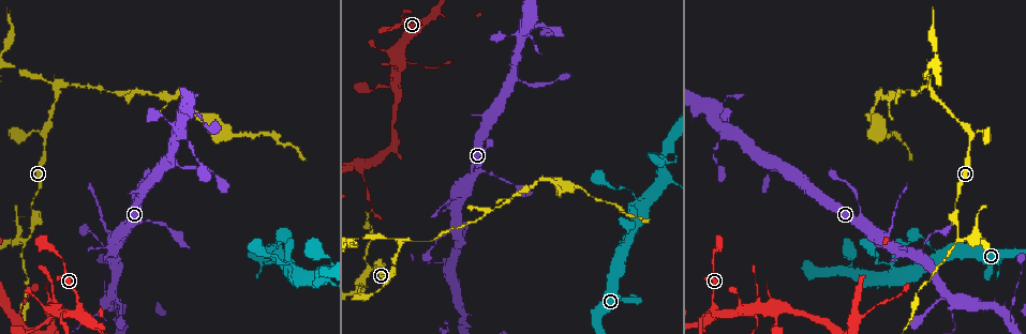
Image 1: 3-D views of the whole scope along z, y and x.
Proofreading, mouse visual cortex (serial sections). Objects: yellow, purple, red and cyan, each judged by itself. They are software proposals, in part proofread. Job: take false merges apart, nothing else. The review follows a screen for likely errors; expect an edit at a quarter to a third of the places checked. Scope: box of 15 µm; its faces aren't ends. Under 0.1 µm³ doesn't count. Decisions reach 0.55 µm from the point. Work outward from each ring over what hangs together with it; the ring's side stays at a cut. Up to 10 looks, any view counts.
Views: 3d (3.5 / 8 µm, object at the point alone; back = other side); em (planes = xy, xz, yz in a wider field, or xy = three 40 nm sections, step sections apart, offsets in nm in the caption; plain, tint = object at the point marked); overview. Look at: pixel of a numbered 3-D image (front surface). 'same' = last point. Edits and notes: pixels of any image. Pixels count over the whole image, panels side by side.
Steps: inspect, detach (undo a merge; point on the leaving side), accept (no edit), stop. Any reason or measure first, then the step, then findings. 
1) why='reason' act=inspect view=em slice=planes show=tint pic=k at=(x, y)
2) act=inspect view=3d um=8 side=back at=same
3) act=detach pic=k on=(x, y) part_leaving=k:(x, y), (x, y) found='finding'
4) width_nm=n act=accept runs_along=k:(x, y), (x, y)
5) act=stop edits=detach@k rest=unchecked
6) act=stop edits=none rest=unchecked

why='arms part here' act=inspect view=3d um=3.5 pic=1 at=(928, 89)

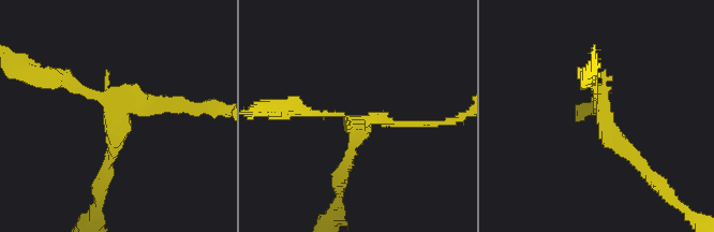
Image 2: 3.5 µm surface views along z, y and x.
arms=3 arm_widths_nm=100,100,150 why='need the tissue' act=inspect view=em slice=xy step=5 show=tint pic=2 at=(354, 121)

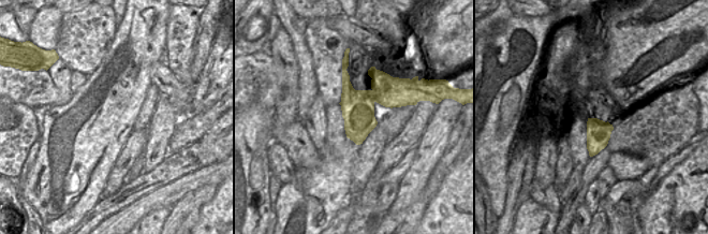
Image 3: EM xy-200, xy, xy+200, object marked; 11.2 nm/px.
width_nm=380 act=detach pic=2 on=(165, 105) part_leaving=2:(124, 111), (142, 100), (221, 111) found='two cells meet here'

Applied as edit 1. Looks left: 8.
why='see it whole again' act=inspect view=overview

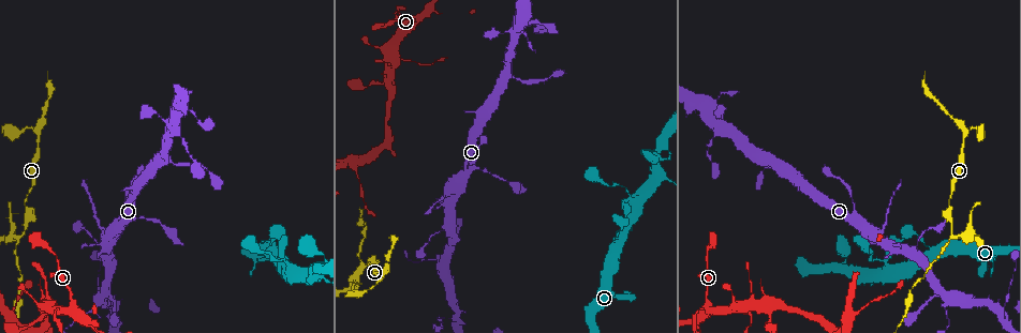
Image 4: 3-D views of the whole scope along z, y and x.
act=inspect view=3d um=3.5 pic=4 at=(951, 237)

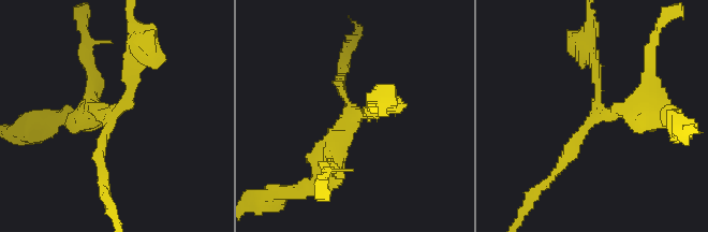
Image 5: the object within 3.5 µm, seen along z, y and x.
arms=3 arm_widths_nm=150,200,350 why='need the tissue' act=inspect view=em slice=planes show=plain pic=5 at=(598, 115)

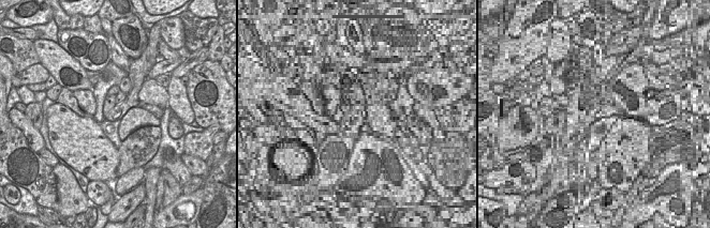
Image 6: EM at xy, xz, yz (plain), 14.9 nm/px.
why='where the object lies' act=inspect view=em slice=planes show=tint at=same

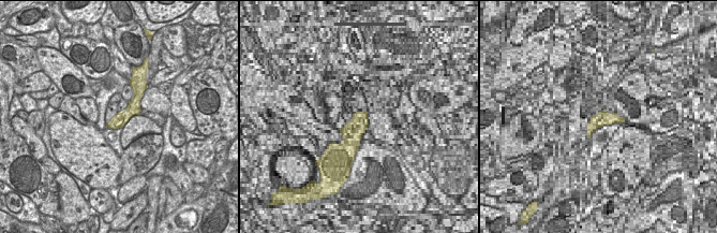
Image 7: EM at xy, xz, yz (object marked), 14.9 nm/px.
act=accept found='one cell here'

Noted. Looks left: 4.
why='small branch off a trunk' act=inspect view=3d um=3.5 pic=4 at=(449, 255)

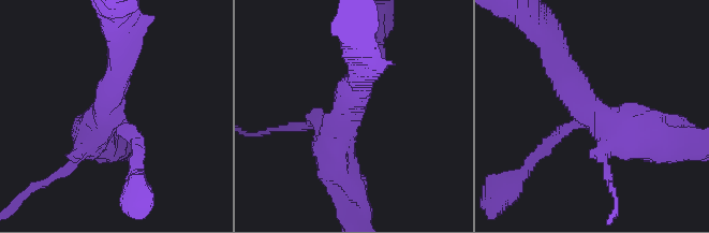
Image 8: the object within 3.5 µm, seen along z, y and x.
arms=4 arm_widths_nm=150,200,400,600 why='now the EM' act=inspect view=em slice=xy step=3 show=tint pic=8 at=(348, 108)

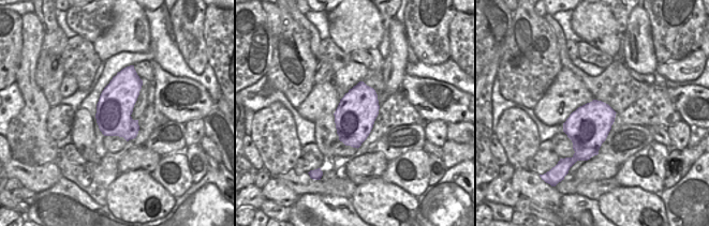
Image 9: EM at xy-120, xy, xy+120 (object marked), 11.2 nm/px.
why='cut it another way' act=inspect view=em slice=xy step=2 show=tint at=same

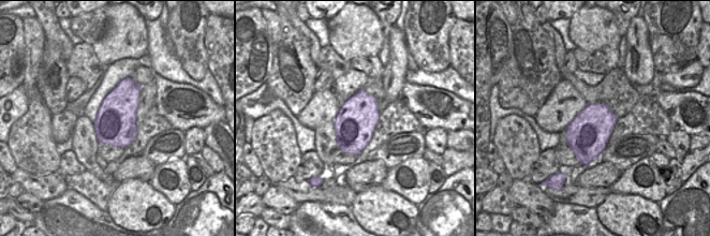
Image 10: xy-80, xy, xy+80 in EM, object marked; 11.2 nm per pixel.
act=accept runs_along=8:(555, 51), (595, 116), (650, 135) found='continuous, no second cell'

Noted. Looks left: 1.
act=stop edits=detach@2 rest=unchecked

